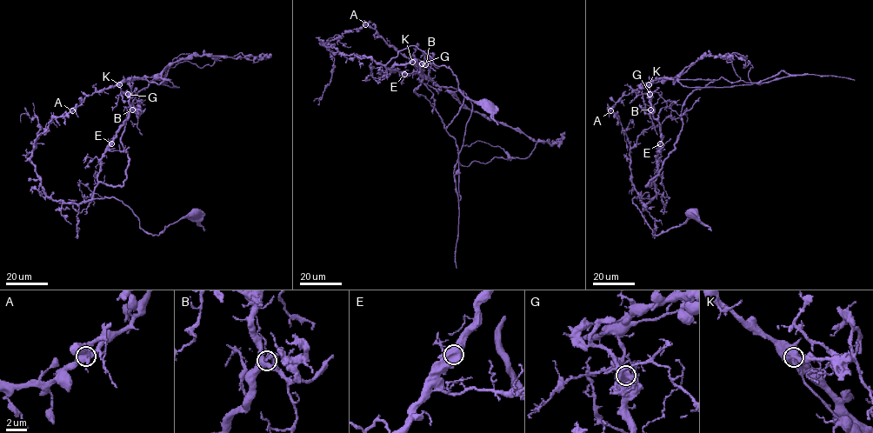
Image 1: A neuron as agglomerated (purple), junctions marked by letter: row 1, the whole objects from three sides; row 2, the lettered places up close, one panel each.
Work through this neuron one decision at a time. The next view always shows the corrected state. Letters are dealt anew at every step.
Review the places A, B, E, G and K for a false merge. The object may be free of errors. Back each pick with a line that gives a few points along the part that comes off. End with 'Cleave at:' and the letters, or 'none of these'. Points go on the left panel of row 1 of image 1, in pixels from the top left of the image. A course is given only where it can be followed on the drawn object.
K: Course of the part to remove: (119, 84), (151, 77), (178, 88), (162, 81), (180, 63), (203, 68), (240, 52), (271, 54)
Cleave at: K

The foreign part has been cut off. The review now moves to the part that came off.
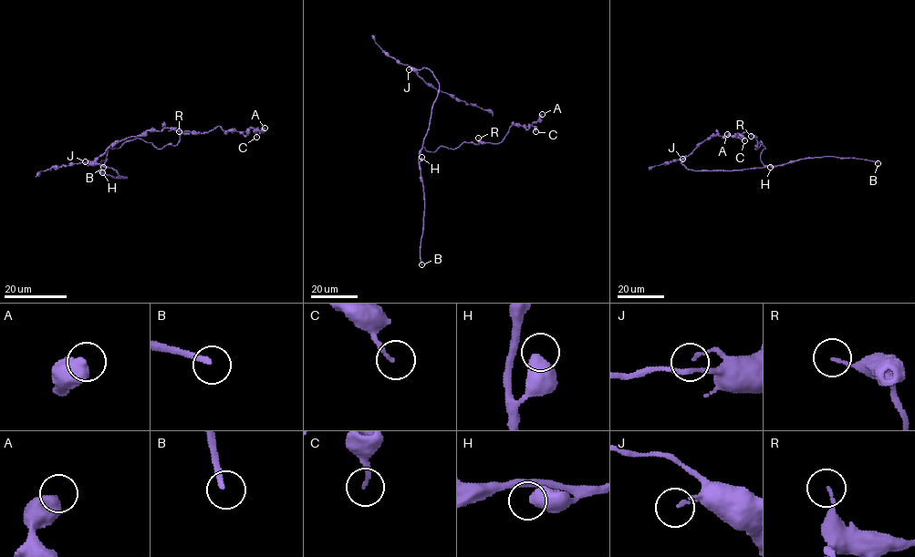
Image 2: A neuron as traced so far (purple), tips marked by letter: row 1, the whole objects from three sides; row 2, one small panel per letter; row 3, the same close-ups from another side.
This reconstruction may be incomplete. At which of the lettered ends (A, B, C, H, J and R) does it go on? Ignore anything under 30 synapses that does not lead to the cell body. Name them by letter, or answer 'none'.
B

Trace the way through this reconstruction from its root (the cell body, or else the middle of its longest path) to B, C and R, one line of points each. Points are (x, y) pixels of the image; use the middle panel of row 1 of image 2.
B: (424, 138), (419, 159), (424, 193), (420, 245), (421, 264)
C: (424, 138), (420, 150), (434, 152), (463, 142), (499, 143), (514, 125), (526, 129), (533, 125), (535, 131)
R: (424, 138), (420, 150), (424, 148), (431, 152), (441, 146), (453, 149), (463, 142), (479, 144), (478, 138)

